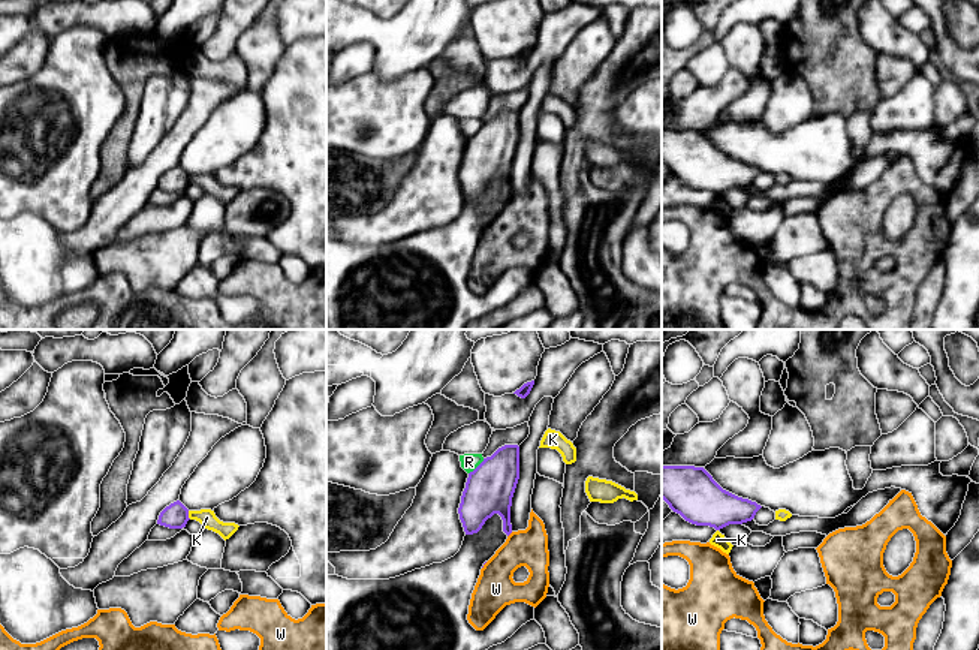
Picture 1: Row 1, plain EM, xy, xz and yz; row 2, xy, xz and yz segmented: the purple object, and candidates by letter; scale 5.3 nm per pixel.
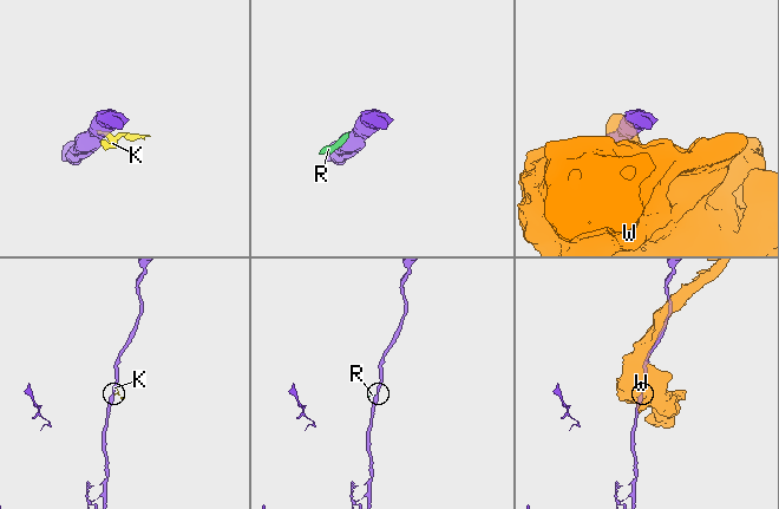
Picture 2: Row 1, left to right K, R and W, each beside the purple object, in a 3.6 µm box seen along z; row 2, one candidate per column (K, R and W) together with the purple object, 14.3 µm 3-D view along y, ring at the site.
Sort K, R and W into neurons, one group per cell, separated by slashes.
K R / W

